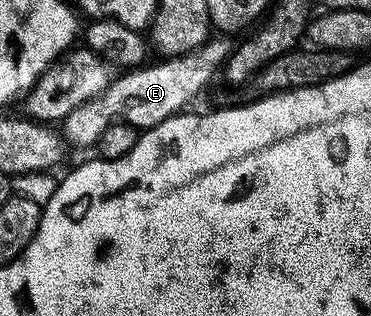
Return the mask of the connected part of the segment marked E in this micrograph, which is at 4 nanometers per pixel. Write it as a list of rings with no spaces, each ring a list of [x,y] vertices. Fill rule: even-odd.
[[[209,38],[193,52],[161,59],[161,64],[148,62],[117,75],[107,90],[98,94],[98,98],[90,98],[90,102],[82,102],[78,110],[70,110],[62,122],[65,141],[71,147],[73,144],[76,148],[91,149],[98,138],[102,138],[102,130],[111,124],[129,124],[147,130],[166,122],[166,118],[183,113],[187,109],[184,107],[218,76],[233,52],[234,44],[228,41],[231,39],[220,39],[224,40]]]

